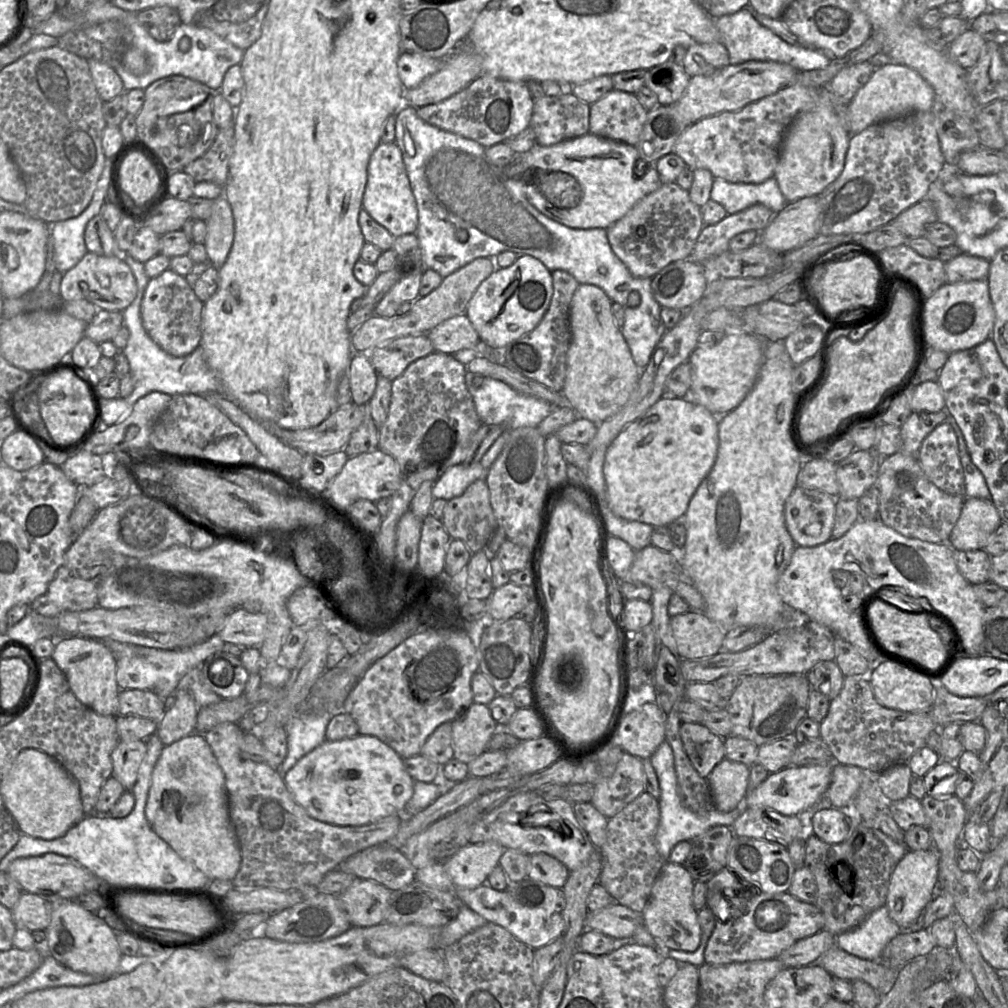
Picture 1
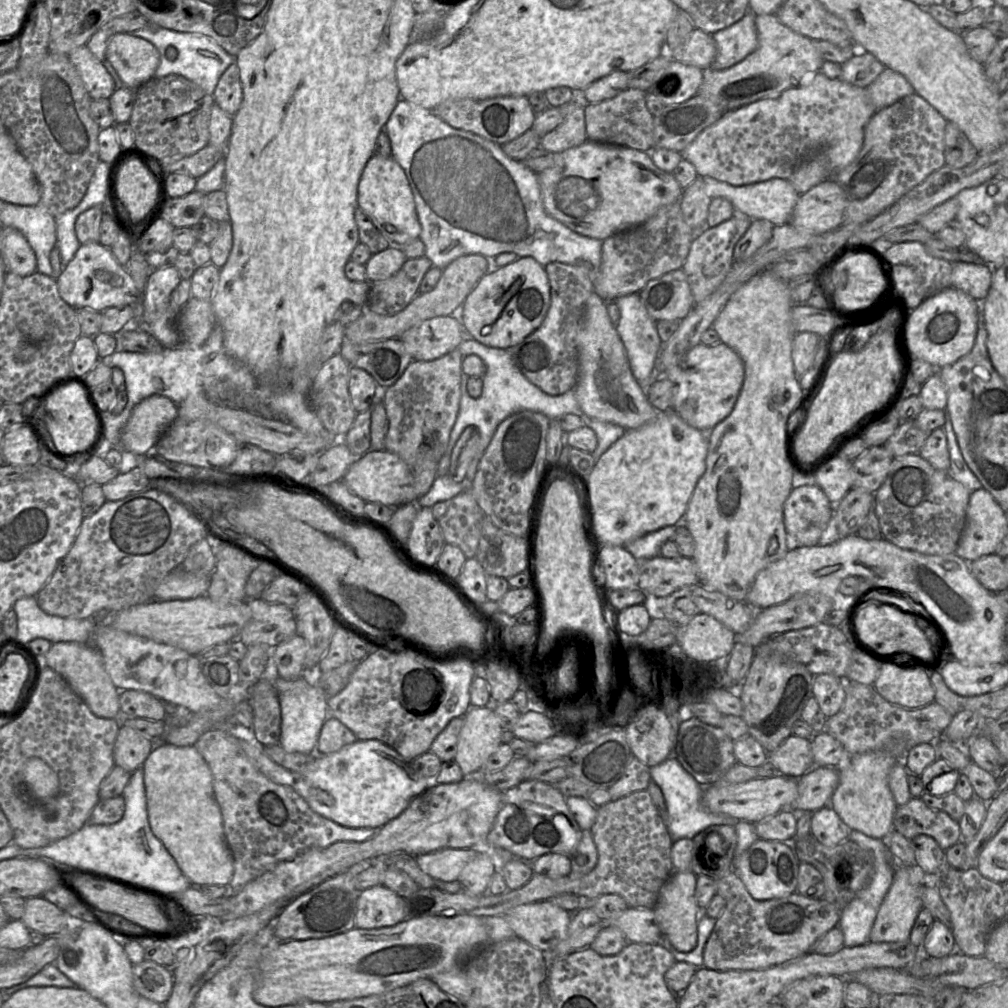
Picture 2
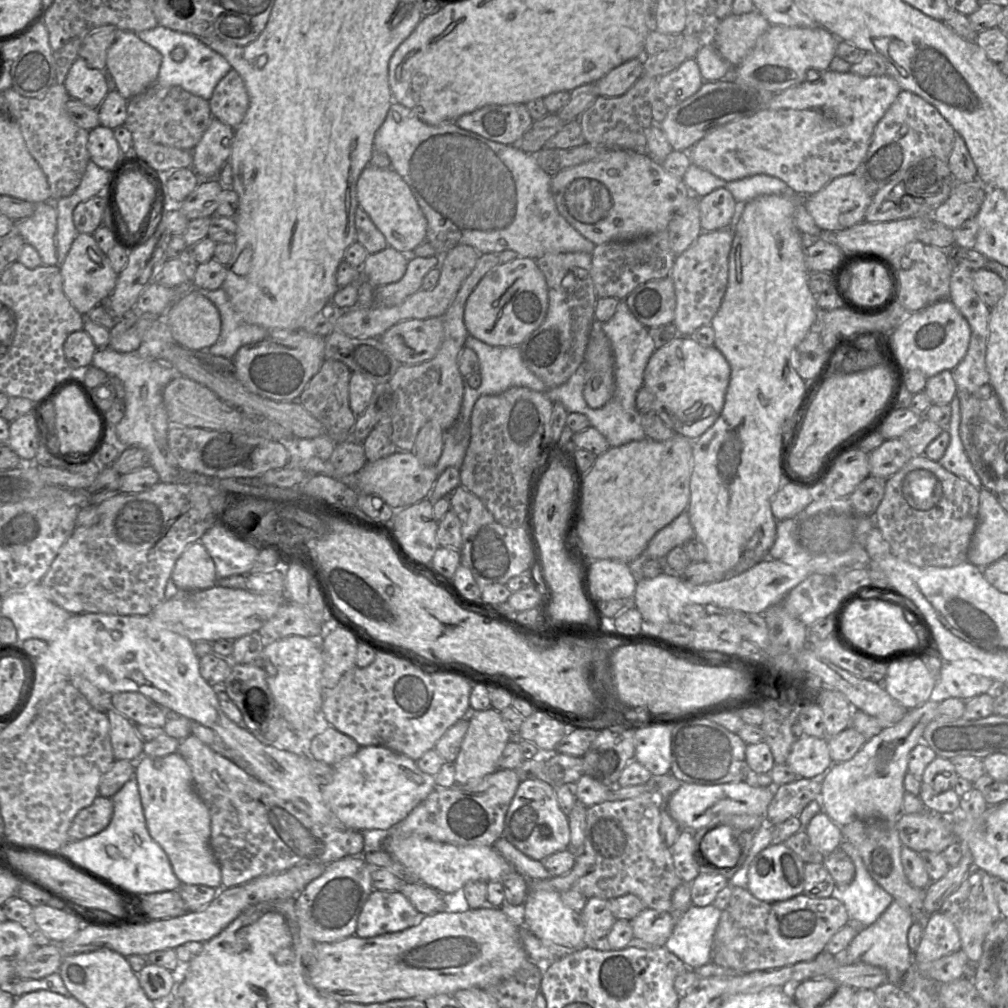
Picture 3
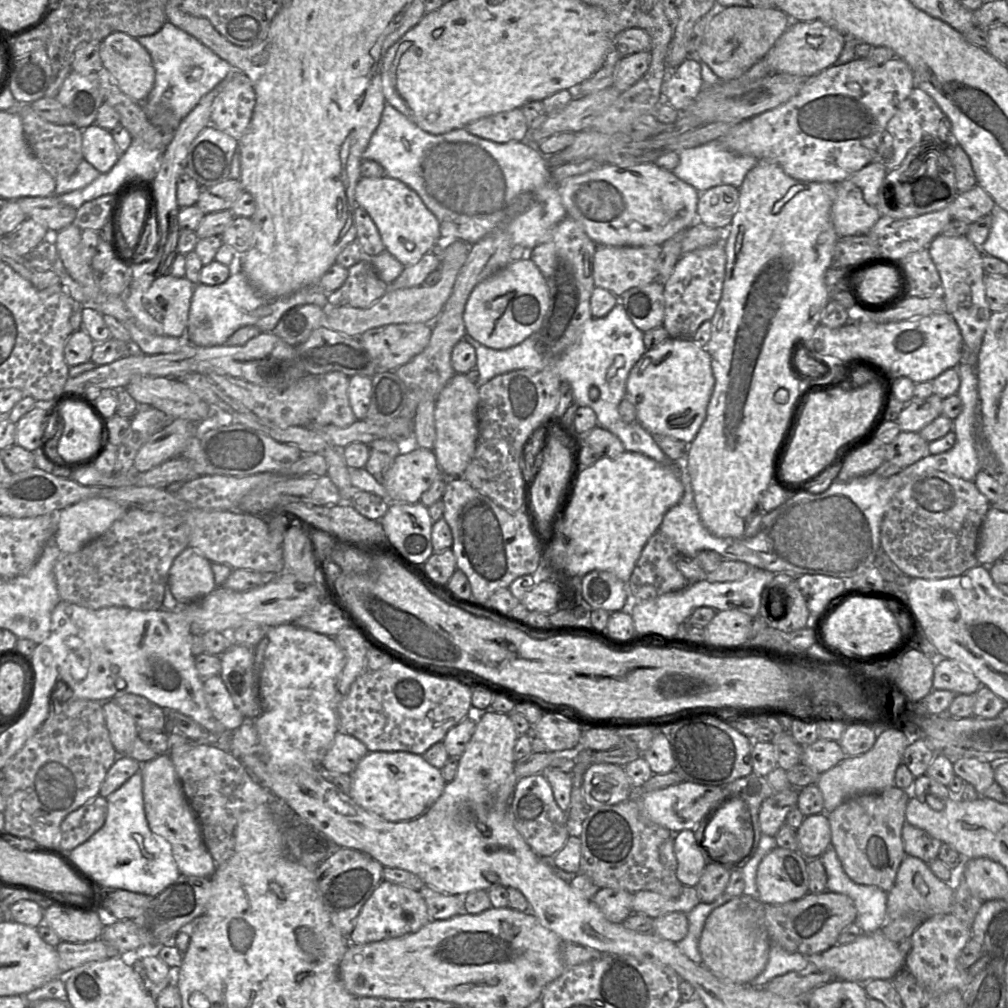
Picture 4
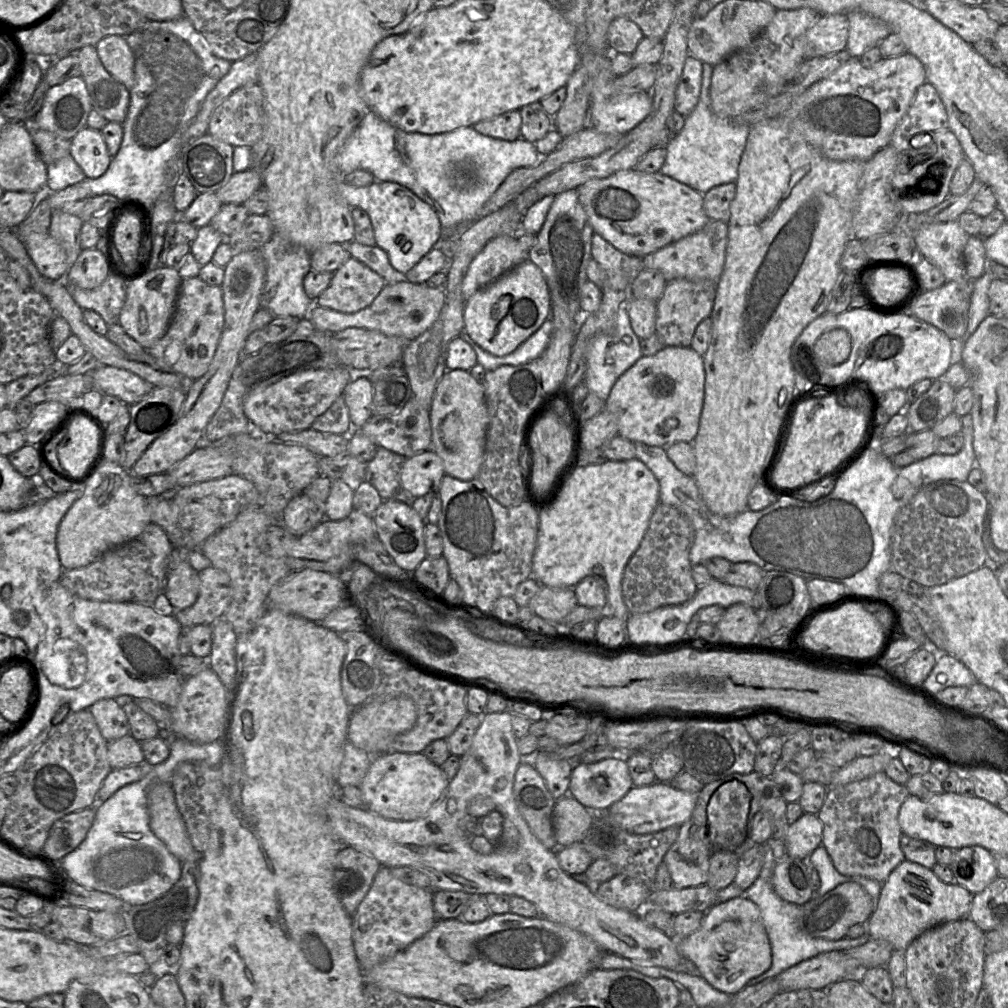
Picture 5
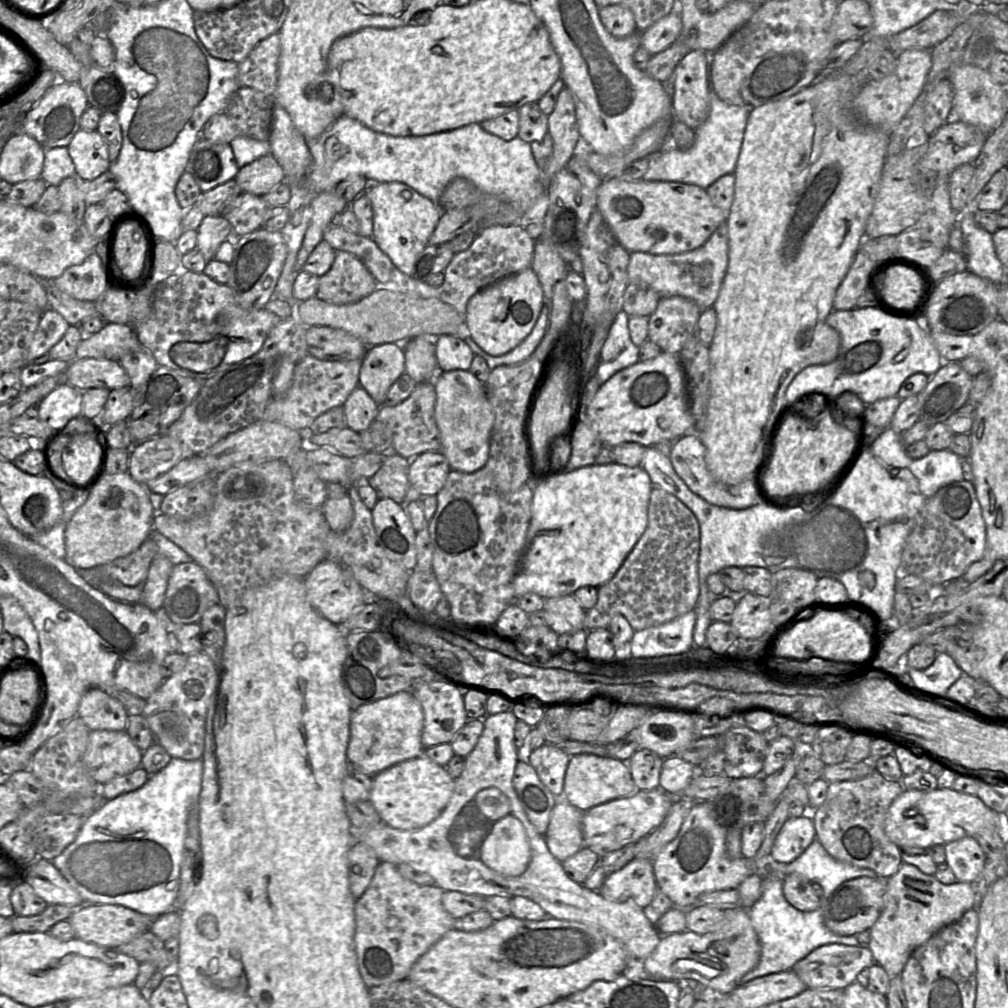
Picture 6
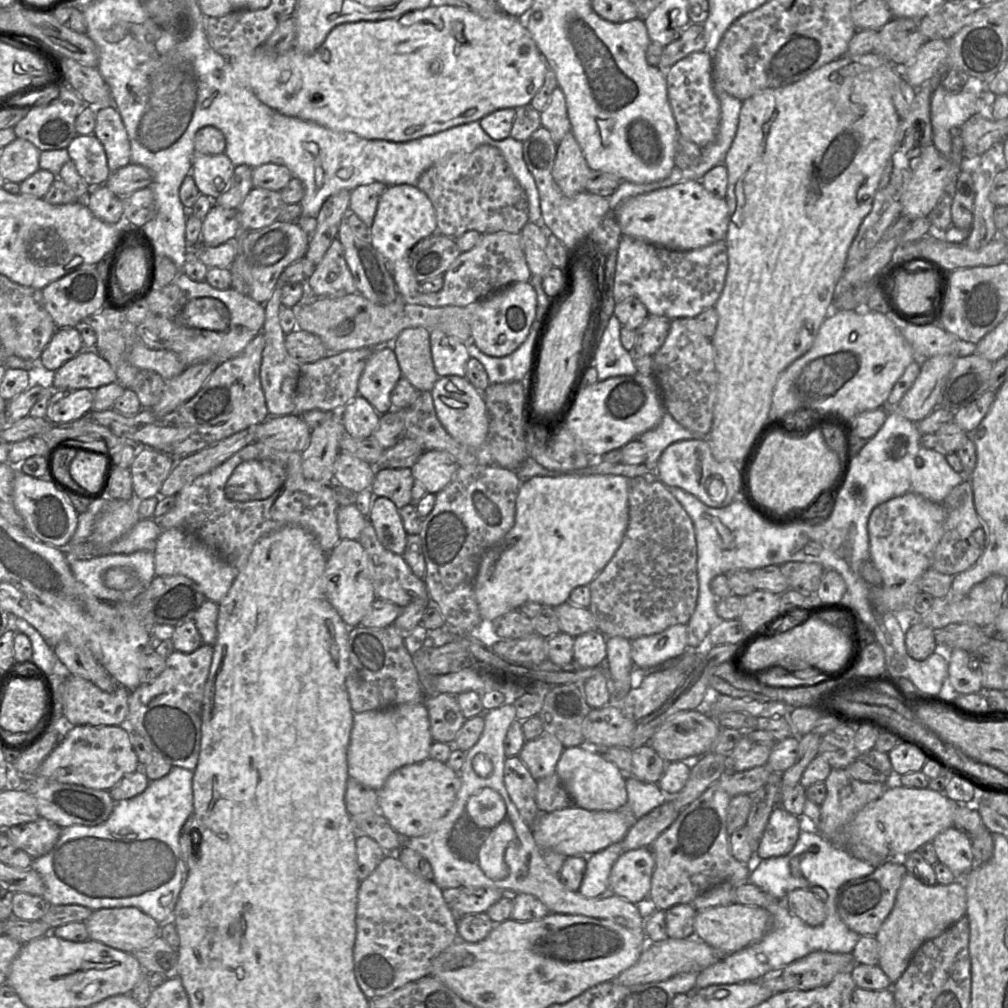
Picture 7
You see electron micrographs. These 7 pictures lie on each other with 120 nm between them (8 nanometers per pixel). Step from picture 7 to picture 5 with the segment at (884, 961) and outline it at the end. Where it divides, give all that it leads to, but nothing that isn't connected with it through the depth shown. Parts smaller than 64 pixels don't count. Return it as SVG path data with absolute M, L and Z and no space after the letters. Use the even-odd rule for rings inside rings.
M904 859L882 883L876 908L866 923L867 932L870 939L889 942L894 951L905 951L926 930L967 917L972 897L973 894L958 883L944 883L932 869Z

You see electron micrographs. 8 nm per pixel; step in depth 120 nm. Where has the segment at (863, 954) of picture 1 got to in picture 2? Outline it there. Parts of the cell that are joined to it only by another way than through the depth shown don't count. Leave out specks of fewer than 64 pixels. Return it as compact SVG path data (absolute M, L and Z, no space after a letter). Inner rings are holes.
M857 898L843 909L838 927L844 935L844 947L855 947L869 942L877 913L878 909Z

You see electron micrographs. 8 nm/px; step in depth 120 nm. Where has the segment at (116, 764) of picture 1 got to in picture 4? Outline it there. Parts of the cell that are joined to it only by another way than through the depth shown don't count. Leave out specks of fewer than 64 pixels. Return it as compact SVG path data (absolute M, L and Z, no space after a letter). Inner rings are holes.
M114 700L101 703L110 740L118 755L125 755L138 737L139 729L131 715Z

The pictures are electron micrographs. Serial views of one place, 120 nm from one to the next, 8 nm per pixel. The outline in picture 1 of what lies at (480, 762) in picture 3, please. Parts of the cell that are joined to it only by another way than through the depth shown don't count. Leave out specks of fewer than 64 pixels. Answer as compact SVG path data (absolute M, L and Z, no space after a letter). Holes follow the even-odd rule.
M475 702L451 724L454 758L465 764L487 751L491 737L498 731L488 706Z

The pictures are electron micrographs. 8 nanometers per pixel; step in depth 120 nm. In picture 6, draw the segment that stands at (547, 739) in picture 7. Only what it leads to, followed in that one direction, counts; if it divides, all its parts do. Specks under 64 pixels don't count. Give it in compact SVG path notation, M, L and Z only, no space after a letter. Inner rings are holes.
M554 744L542 746L525 753L541 782L554 796L562 796L565 772L570 756Z

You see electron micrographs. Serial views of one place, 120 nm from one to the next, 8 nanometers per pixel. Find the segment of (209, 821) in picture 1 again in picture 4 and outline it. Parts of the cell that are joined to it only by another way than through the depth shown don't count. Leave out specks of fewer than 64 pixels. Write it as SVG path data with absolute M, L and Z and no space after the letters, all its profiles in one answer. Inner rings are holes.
M169 751L147 763L142 763L140 771L149 828L171 844L172 855L182 875L210 878L218 865L205 846L199 820L186 798Z

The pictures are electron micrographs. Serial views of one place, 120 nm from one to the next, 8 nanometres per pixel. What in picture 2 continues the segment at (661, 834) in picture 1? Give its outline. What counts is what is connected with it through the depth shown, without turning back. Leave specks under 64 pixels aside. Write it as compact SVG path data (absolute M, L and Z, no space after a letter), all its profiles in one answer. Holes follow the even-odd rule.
M669 757L662 763L650 768L651 779L662 790L668 811L665 823L673 842L682 838L694 838L699 832L713 825L730 825L737 833L737 847L733 857L733 872L736 871L741 856L759 838L755 830L755 823L740 821L725 814L715 814L703 806L703 789L688 772L684 770L676 757Z

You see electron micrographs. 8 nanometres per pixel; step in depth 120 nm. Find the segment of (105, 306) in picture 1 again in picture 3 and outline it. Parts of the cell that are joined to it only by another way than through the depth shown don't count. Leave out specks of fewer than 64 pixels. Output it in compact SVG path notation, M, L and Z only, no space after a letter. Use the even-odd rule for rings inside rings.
M78 233L69 253L60 265L63 291L82 316L86 316L93 308L101 305L113 292L118 274L113 270L109 259L99 248L92 234Z

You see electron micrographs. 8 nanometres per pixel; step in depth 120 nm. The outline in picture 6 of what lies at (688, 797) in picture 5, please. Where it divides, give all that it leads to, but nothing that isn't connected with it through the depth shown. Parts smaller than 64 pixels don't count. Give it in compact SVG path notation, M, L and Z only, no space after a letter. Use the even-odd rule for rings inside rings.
M662 789L635 790L629 796L617 798L583 812L582 833L584 846L598 854L608 853L635 843L656 829L667 815L674 797Z

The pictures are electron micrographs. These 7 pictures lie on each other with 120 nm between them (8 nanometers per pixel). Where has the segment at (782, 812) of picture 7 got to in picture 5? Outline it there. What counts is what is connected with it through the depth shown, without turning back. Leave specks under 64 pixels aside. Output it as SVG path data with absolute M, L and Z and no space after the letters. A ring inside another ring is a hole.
M803 813L788 827L784 845L789 857L804 859L822 842L823 825L817 814Z

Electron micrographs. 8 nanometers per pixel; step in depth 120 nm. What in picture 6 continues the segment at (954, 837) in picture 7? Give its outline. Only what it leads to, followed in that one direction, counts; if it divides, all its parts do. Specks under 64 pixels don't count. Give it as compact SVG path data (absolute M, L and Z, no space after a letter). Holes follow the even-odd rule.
M964 837L944 845L946 861L958 882L974 884L982 872L986 855L973 837Z

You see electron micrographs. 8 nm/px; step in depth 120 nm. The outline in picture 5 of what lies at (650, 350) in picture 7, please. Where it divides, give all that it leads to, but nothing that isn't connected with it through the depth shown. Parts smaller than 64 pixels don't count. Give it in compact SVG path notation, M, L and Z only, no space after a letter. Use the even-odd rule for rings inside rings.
M675 279L666 284L656 302L655 334L664 346L690 347L697 326L710 317L716 295L716 282L708 280Z

